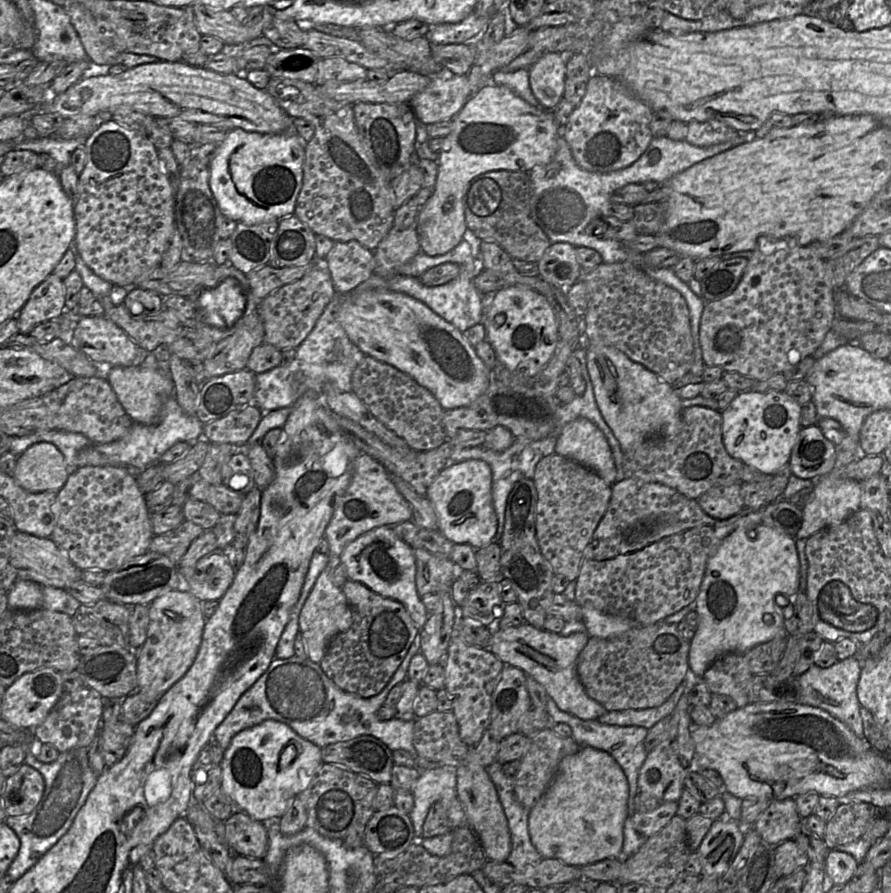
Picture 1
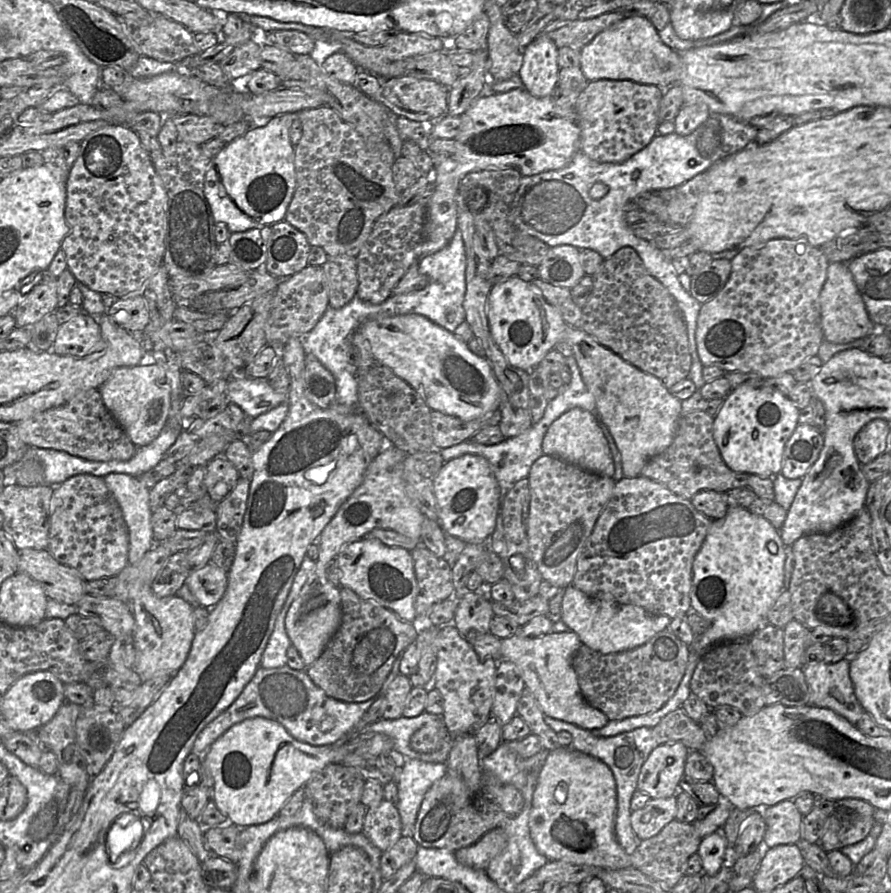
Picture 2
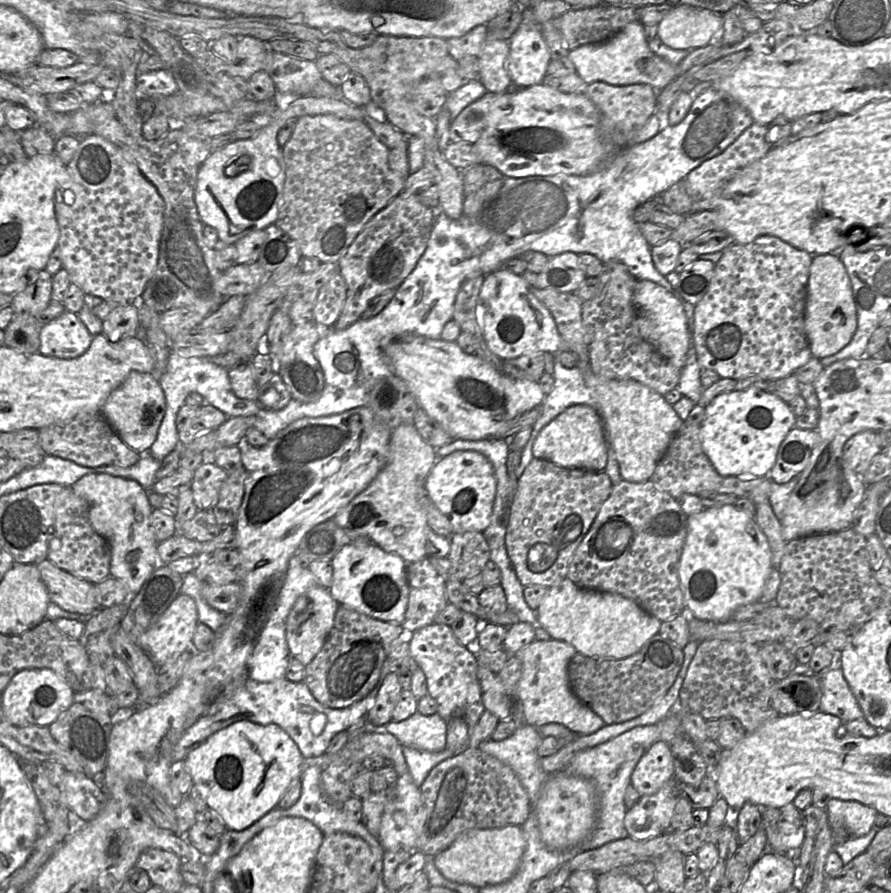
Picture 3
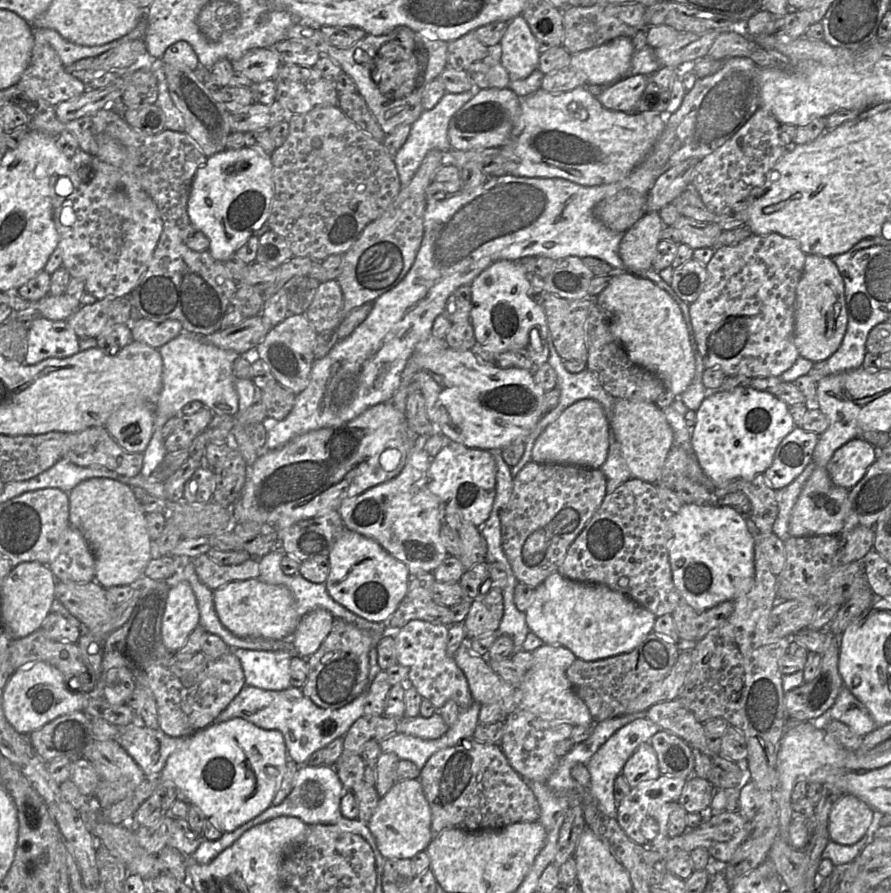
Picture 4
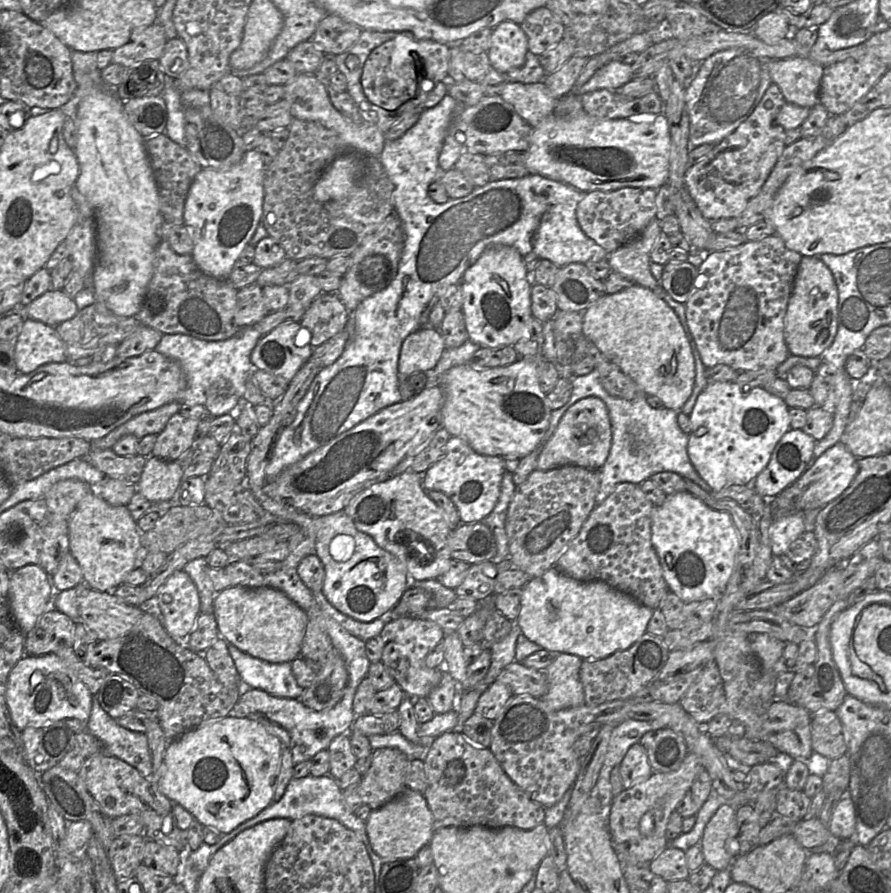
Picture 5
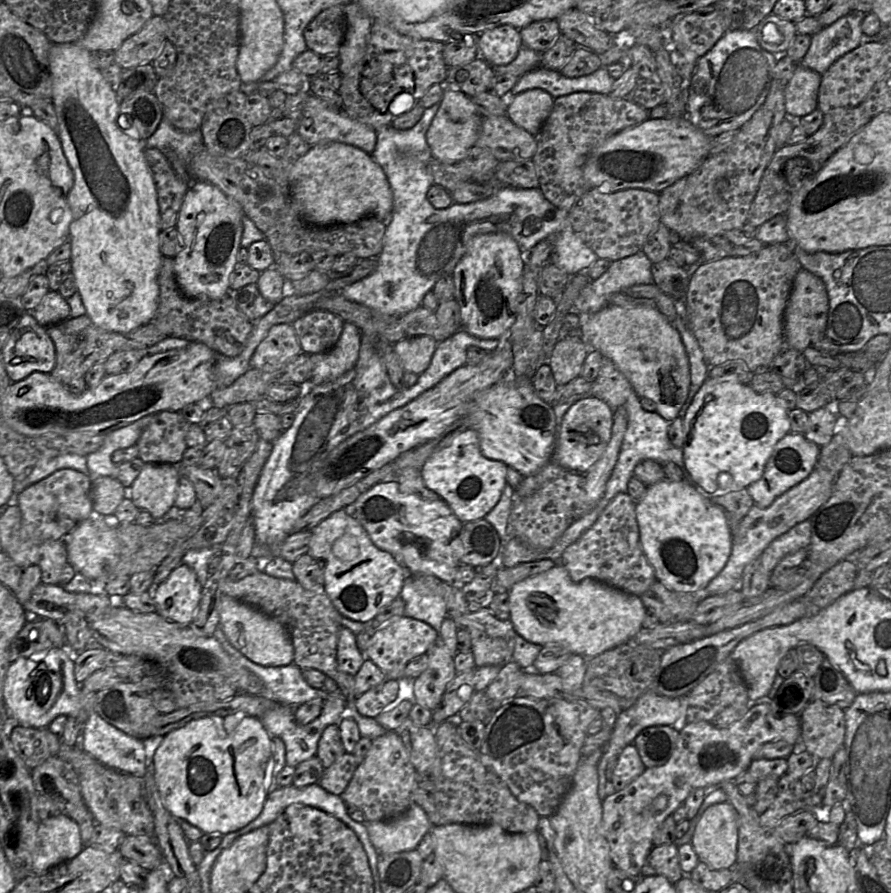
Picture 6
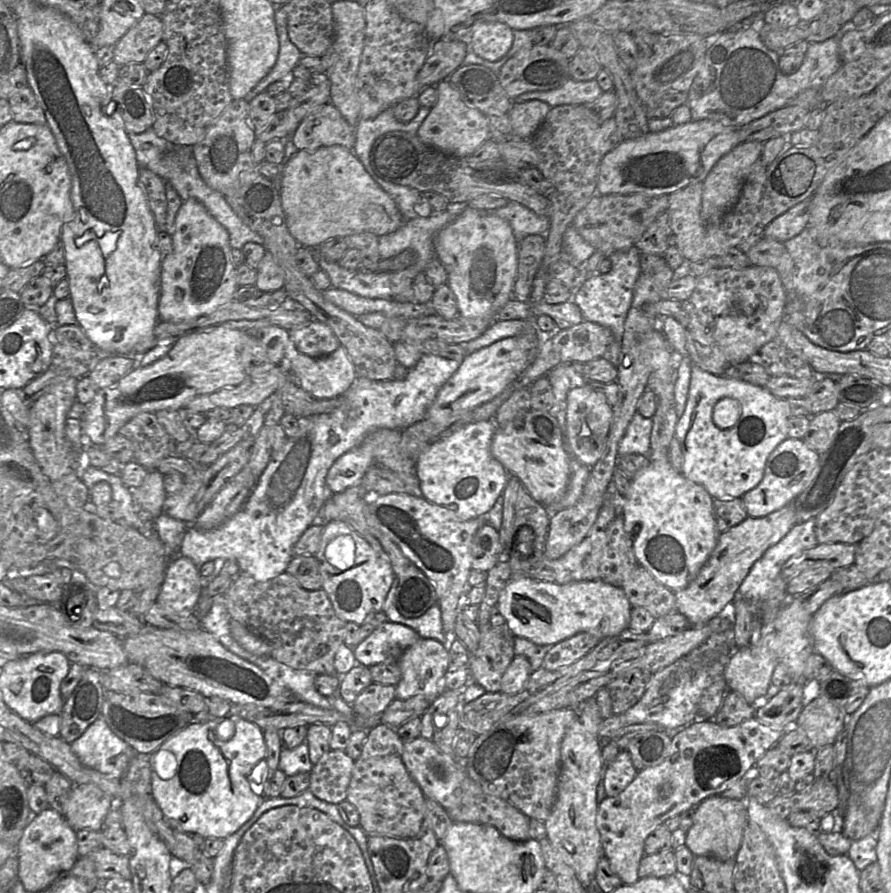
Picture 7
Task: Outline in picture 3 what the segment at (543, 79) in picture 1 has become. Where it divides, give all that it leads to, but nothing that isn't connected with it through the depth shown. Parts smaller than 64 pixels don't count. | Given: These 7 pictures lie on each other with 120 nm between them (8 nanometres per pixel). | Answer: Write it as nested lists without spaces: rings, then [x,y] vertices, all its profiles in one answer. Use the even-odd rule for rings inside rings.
[[[527,7],[522,23],[509,40],[507,72],[512,83],[519,88],[541,84],[551,60],[548,45],[533,21],[532,9]]]

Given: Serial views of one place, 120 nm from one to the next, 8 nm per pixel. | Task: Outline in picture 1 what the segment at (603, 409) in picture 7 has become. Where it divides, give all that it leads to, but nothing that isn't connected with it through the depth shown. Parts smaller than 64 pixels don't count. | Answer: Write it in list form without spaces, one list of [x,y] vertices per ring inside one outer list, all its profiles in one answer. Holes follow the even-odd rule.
[[[576,418],[564,426],[556,442],[555,453],[593,470],[607,484],[616,483],[616,466],[607,438],[587,418]]]

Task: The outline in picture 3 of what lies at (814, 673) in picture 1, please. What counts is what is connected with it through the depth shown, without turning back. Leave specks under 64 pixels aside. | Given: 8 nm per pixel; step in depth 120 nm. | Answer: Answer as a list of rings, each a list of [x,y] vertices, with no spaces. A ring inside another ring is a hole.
[[[841,668],[816,674],[821,683],[820,711],[840,718],[844,723],[864,719],[864,713],[853,695]]]

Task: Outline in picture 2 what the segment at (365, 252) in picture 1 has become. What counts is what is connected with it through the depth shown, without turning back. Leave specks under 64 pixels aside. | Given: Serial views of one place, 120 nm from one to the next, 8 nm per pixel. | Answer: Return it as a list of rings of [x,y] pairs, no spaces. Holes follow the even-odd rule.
[[[329,257],[323,268],[328,283],[329,307],[338,309],[345,306],[356,296],[358,288],[356,257]]]

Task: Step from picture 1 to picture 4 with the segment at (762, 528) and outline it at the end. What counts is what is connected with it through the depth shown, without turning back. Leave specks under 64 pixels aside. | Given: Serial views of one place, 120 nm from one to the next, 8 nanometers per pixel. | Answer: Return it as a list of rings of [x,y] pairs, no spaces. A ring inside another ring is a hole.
[[[684,503],[670,520],[672,579],[681,600],[696,611],[746,594],[755,577],[754,540],[745,517],[730,506]]]

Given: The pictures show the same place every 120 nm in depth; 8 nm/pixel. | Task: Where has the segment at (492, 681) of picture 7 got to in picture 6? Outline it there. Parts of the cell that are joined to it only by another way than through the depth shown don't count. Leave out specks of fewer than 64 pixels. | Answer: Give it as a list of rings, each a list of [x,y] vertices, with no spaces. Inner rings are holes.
[[[487,607],[451,618],[458,630],[463,629],[471,636],[471,651],[476,668],[503,667],[512,660],[518,633],[510,619],[499,620]]]

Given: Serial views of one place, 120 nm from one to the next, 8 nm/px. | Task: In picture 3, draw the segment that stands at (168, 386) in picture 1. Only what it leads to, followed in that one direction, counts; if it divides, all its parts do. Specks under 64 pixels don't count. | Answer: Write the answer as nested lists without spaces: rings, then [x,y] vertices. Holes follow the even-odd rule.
[[[132,371],[108,396],[101,413],[124,443],[142,455],[148,453],[155,442],[165,410],[165,394],[158,377],[154,373]]]

